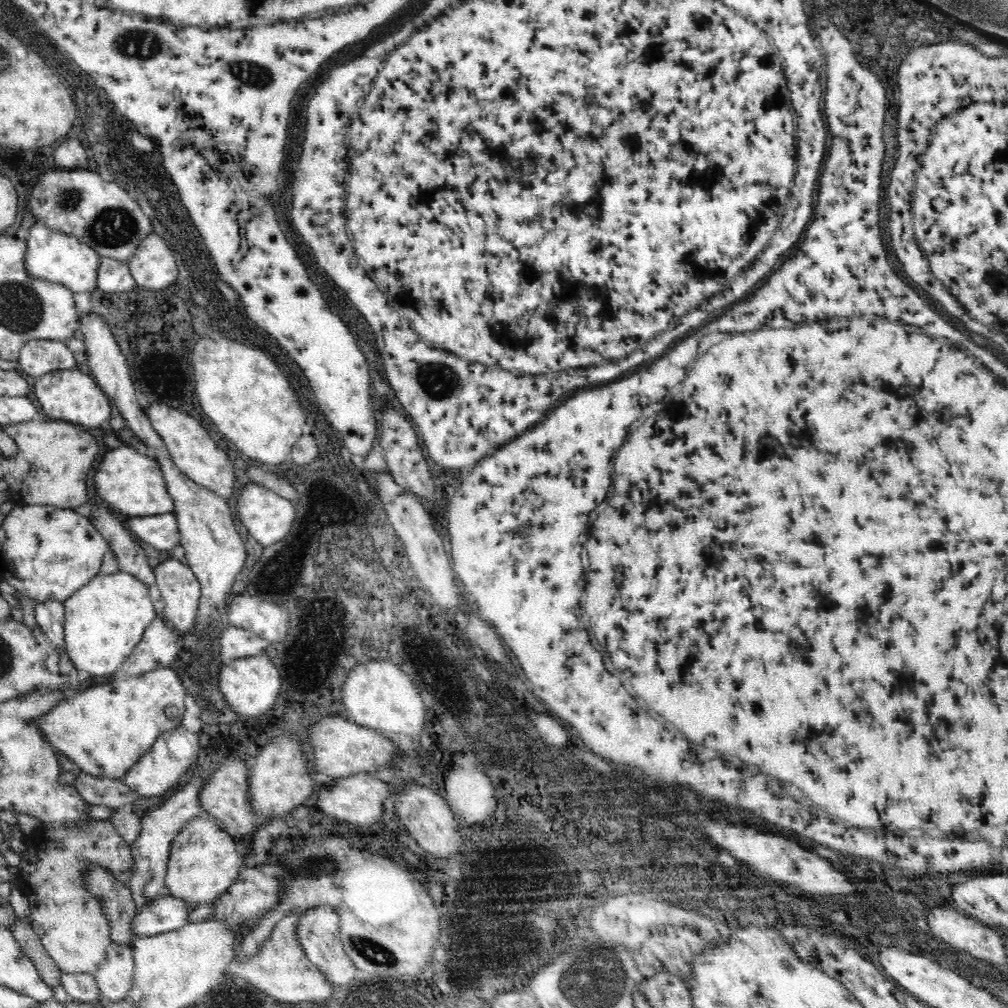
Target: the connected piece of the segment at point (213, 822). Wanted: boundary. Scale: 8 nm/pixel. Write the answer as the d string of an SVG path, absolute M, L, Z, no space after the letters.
M202 813L194 817L173 838L165 877L168 893L186 901L186 905L190 907L190 910L195 909L199 904L214 902L228 890L229 886L236 882L248 851L247 842L241 838L236 839L231 834L220 829L216 818L212 815Z

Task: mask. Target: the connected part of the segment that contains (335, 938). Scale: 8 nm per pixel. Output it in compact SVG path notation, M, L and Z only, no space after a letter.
M318 905L307 908L302 916L298 918L298 939L304 949L304 953L312 964L316 965L328 982L336 985L347 985L352 982L356 972L356 965L352 963L352 958L344 951L344 945L340 941L340 915L336 908L330 905Z

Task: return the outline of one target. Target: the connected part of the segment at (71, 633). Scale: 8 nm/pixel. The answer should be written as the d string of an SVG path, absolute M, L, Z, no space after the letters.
M120 570L114 574L98 573L63 604L66 653L76 669L94 677L120 673L122 664L159 614L150 597L149 586Z

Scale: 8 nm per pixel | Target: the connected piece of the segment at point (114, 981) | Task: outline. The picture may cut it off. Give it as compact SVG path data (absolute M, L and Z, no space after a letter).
M112 942L106 950L104 962L94 972L102 999L118 1002L128 996L134 984L134 957L129 945Z

